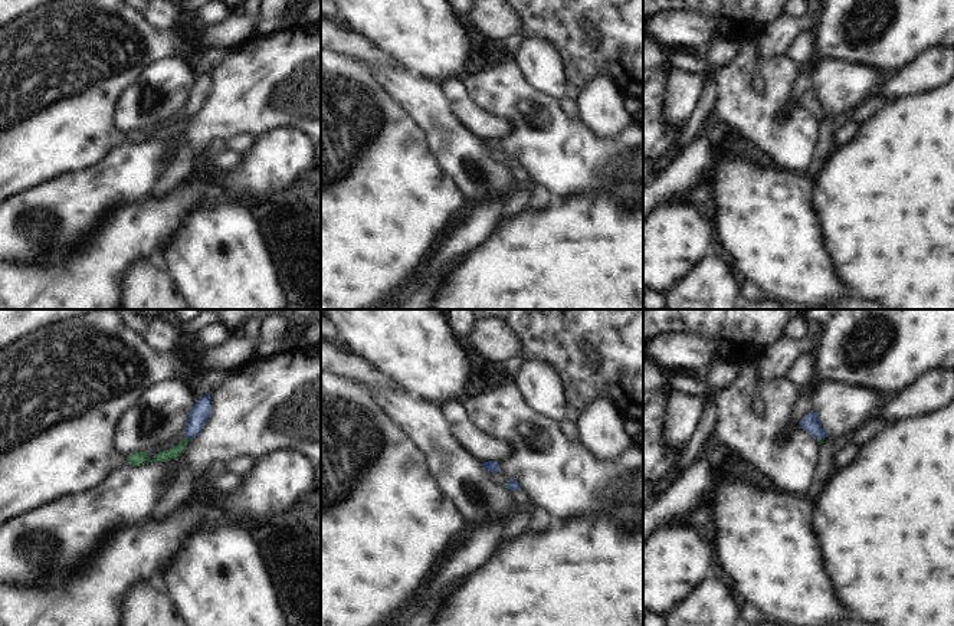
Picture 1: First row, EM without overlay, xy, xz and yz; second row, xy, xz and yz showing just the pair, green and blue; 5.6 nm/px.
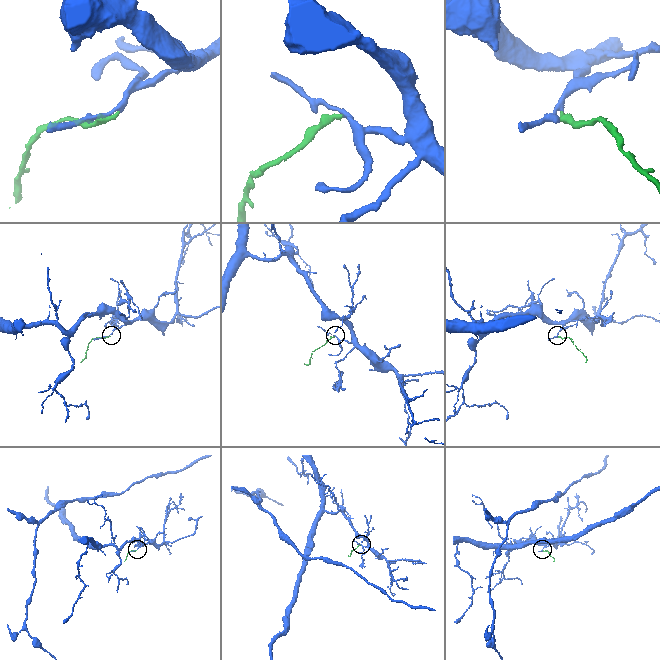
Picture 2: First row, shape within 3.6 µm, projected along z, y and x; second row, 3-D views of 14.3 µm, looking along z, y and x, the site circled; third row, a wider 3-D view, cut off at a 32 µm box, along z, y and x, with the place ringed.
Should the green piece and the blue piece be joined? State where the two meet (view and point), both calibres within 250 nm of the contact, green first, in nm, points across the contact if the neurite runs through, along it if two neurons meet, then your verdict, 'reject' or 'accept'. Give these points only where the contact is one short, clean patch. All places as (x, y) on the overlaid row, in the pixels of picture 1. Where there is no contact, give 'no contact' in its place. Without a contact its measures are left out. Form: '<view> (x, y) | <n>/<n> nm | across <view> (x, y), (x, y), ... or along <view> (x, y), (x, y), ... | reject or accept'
xy (187, 438) | 70/110 nm | across xy (173, 452), (187, 438), (199, 413) | accept

